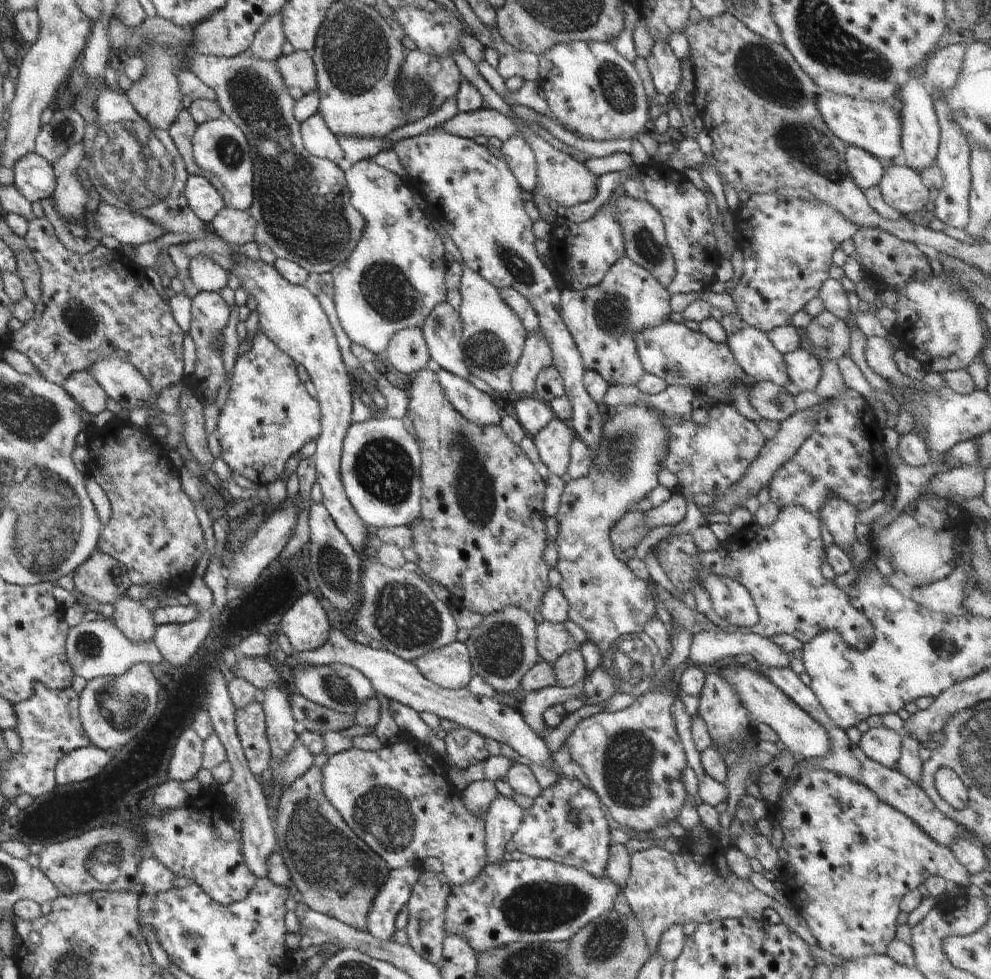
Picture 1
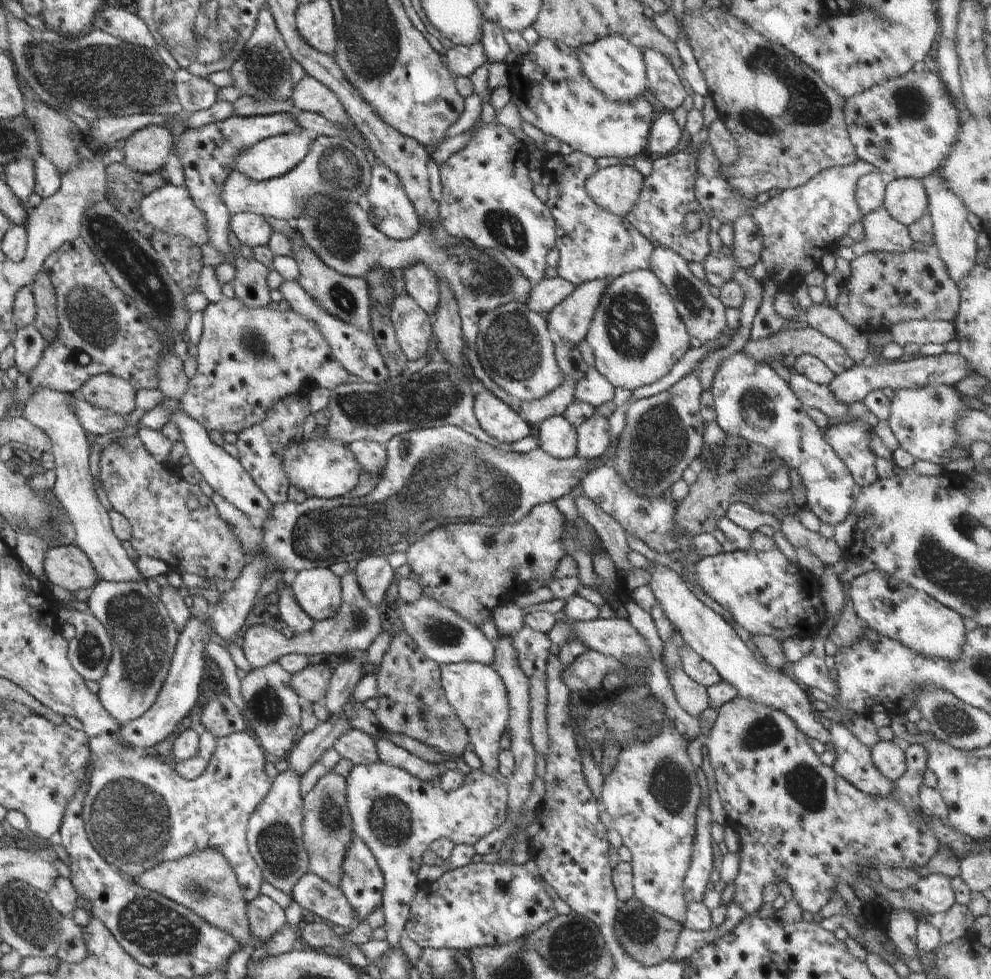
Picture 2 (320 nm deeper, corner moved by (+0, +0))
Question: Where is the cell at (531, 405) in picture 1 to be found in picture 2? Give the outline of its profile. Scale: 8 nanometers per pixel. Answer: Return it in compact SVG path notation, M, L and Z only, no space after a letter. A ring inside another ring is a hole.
M563 415L553 416L539 424L540 449L557 459L577 456L577 432Z

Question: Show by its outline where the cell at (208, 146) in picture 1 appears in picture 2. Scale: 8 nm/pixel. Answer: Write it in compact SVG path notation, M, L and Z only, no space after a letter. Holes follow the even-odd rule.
M290 131L286 134L265 138L238 155L235 159L235 170L250 181L265 181L285 175L308 154L313 136L310 132Z

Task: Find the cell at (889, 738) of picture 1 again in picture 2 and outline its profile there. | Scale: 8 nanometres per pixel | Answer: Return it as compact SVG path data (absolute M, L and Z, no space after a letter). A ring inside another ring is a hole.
M880 741L871 750L874 766L880 774L895 783L907 769L905 752L892 741Z

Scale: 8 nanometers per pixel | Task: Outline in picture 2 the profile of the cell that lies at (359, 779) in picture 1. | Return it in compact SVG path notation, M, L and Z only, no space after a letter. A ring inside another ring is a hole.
M382 762L354 765L345 781L347 782L347 807L352 819L353 832L364 841L374 855L384 879L380 909L385 918L386 941L390 946L399 946L412 899L422 884L416 877L418 869L423 864L421 858L430 843L433 840L447 838L455 845L464 843L474 846L480 838L496 830L505 822L509 810L507 803L509 794L500 781L482 770L475 769L466 776L460 788L450 792L446 792L442 787L432 786L430 781L421 781L406 771Z

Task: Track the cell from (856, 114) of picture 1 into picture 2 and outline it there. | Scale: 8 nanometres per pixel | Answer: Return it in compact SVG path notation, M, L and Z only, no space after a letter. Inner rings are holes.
M925 68L921 72L910 71L904 76L891 78L851 96L845 99L843 109L849 137L858 159L873 164L880 172L886 172L895 179L922 180L939 170L959 139L961 120L958 107L940 75Z

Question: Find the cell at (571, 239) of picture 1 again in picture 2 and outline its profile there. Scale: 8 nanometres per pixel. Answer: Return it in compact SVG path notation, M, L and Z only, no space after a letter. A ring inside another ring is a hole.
M582 151L567 155L559 152L543 160L542 172L552 178L545 203L555 220L555 246L560 254L556 272L575 287L594 279L615 279L632 271L650 269L655 249L626 217L610 214L589 197L585 182L598 169L597 159Z

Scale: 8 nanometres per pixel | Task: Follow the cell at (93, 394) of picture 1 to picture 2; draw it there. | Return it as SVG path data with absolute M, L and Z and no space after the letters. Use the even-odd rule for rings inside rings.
M110 373L92 376L77 395L96 408L121 415L128 416L137 408L134 388L123 378Z

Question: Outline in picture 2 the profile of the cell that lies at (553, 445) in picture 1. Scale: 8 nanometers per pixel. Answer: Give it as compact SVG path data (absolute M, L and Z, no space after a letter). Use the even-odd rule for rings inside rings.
M597 411L586 419L577 432L577 456L595 459L604 454L610 445L610 424L608 419Z

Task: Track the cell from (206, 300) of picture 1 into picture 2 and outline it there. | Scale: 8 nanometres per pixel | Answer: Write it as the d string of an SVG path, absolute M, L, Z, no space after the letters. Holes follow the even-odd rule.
M224 297L218 303L210 303L203 310L203 331L200 341L197 344L197 372L192 379L188 381L186 392L179 400L180 409L184 411L190 418L196 419L209 433L210 431L234 432L238 434L267 418L269 410L272 410L277 403L286 397L292 395L305 394L305 385L314 384L316 387L326 388L333 391L337 386L348 383L349 372L339 363L338 359L333 358L333 354L328 344L327 338L316 328L315 322L297 313L295 310L286 310L286 306L261 306L261 308L253 309L240 300L227 299Z

